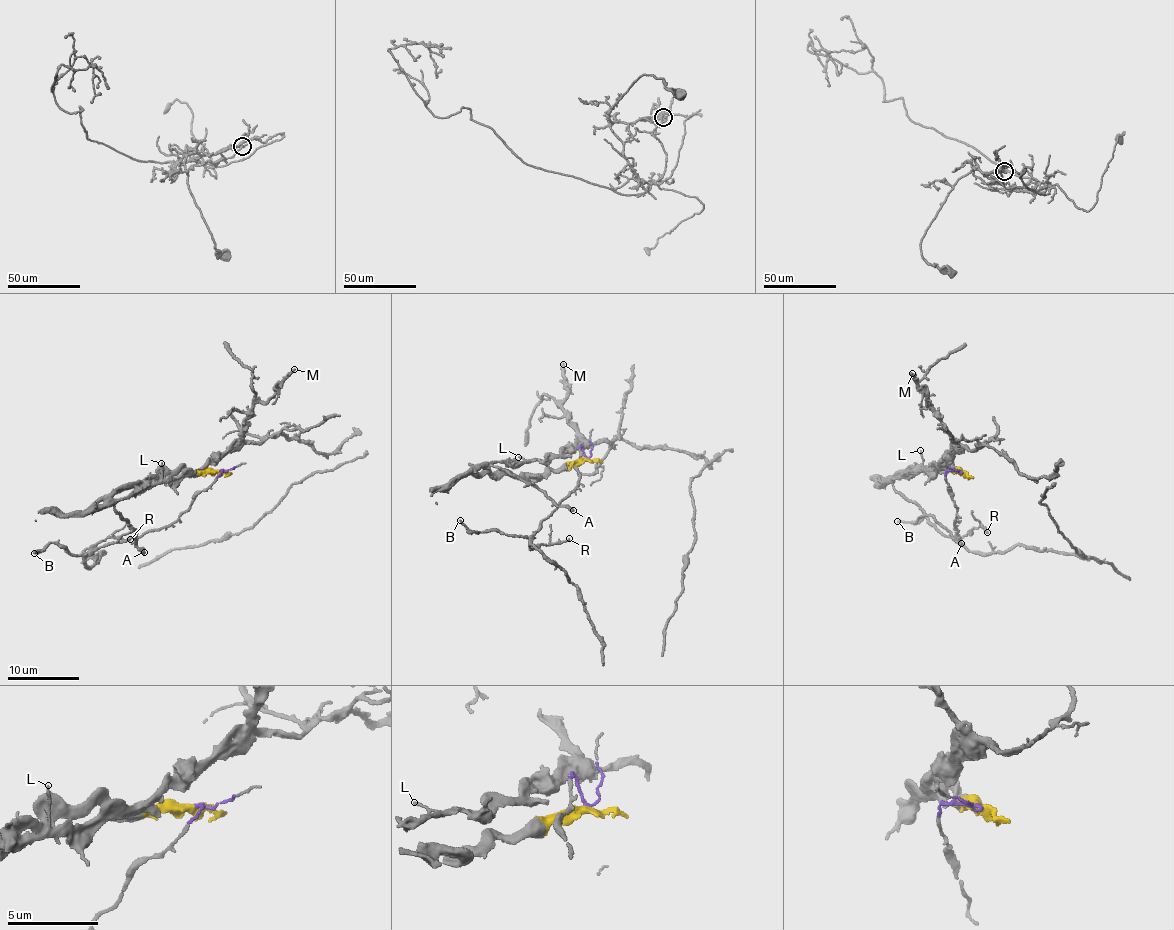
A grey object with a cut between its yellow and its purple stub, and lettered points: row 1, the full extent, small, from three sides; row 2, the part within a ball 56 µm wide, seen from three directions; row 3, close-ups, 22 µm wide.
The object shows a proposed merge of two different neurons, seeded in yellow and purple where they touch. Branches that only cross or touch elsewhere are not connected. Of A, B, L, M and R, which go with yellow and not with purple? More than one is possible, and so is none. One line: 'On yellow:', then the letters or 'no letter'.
On yellow: A, L, M

